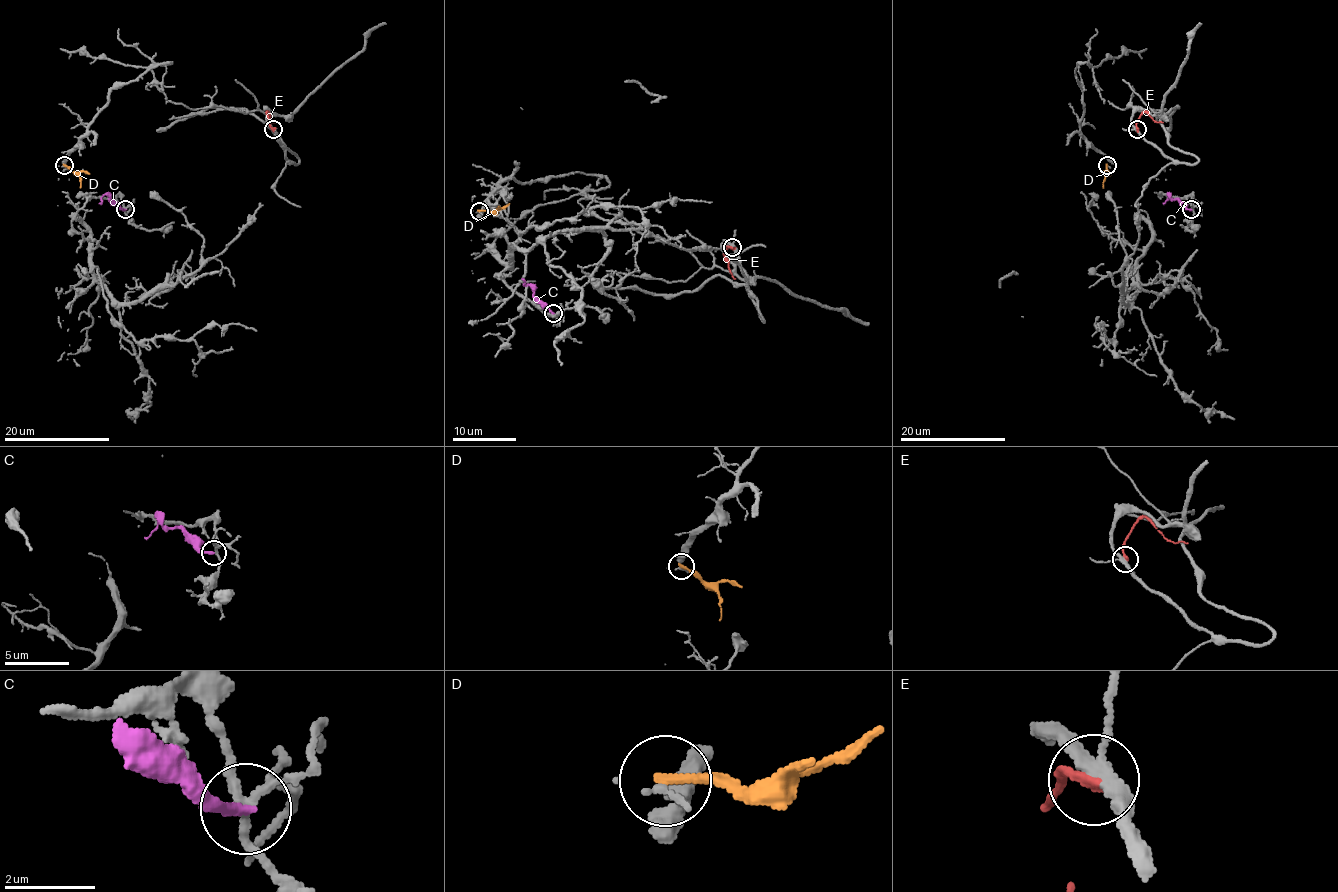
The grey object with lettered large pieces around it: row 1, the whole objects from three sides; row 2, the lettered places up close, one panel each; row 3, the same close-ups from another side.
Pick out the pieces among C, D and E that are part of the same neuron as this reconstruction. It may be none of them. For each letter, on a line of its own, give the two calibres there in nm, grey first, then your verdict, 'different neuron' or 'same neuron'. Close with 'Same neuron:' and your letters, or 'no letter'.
C: 190/190 nm | different neuron
D: 150/220 nm | different neuron
E: 280/320 nm | different neuron
Same neuron: no letter

